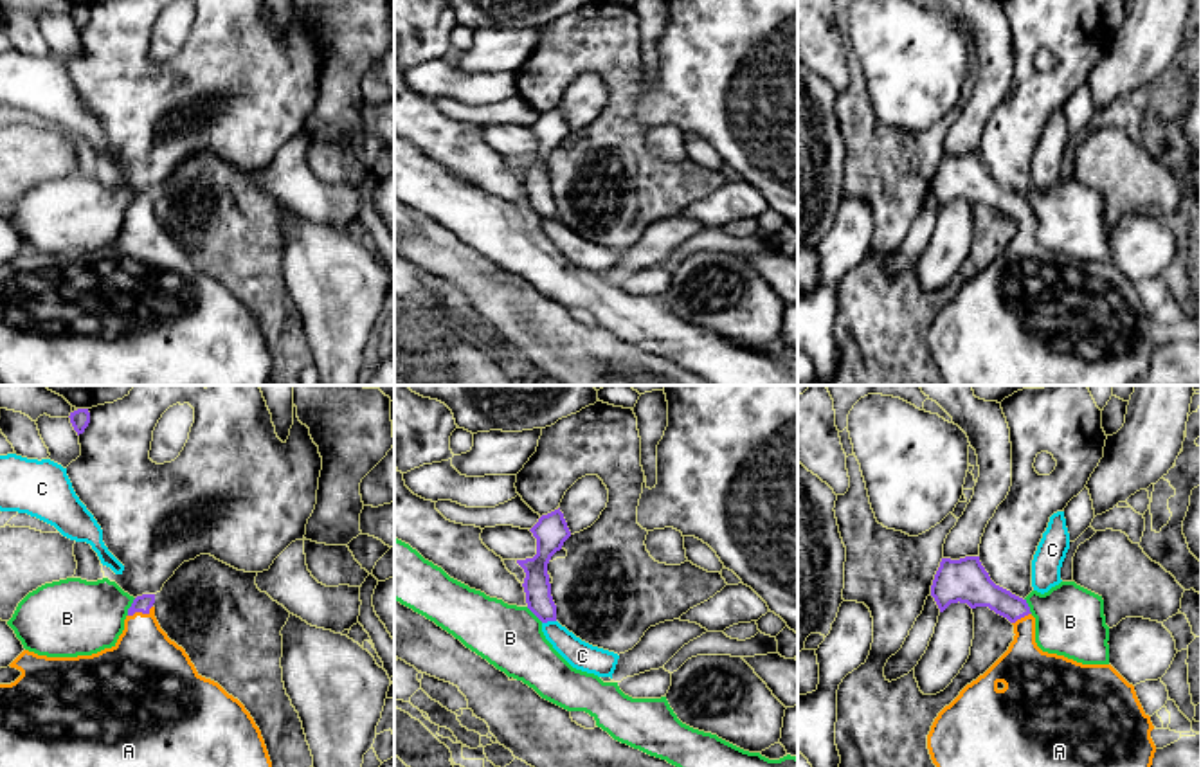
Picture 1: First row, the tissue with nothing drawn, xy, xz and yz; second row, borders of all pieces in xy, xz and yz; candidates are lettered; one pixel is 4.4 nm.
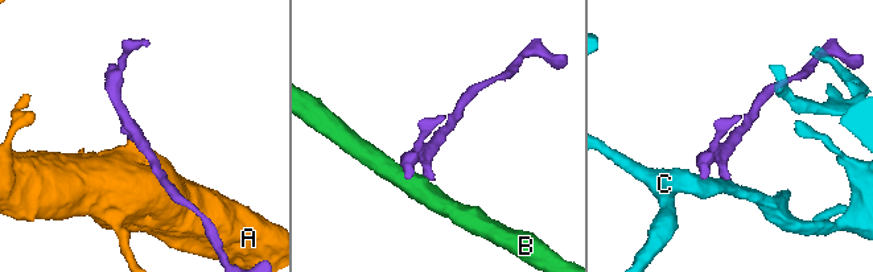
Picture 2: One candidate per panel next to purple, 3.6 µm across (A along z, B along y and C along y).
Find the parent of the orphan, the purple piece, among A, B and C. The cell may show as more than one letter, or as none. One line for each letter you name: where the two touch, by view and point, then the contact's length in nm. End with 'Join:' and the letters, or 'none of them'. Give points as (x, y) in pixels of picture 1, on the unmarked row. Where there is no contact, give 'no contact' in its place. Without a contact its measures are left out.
A: contact xy (141, 207); length 120 nm
Join: A

